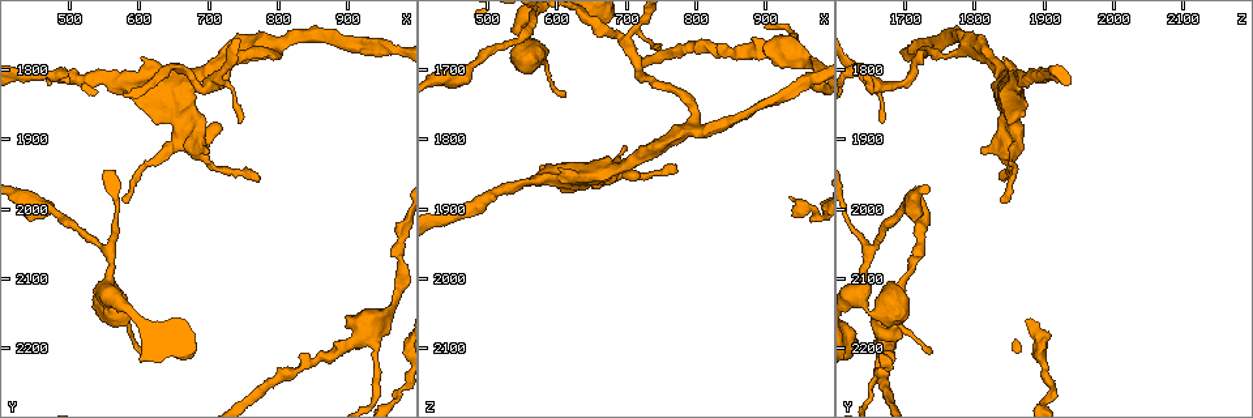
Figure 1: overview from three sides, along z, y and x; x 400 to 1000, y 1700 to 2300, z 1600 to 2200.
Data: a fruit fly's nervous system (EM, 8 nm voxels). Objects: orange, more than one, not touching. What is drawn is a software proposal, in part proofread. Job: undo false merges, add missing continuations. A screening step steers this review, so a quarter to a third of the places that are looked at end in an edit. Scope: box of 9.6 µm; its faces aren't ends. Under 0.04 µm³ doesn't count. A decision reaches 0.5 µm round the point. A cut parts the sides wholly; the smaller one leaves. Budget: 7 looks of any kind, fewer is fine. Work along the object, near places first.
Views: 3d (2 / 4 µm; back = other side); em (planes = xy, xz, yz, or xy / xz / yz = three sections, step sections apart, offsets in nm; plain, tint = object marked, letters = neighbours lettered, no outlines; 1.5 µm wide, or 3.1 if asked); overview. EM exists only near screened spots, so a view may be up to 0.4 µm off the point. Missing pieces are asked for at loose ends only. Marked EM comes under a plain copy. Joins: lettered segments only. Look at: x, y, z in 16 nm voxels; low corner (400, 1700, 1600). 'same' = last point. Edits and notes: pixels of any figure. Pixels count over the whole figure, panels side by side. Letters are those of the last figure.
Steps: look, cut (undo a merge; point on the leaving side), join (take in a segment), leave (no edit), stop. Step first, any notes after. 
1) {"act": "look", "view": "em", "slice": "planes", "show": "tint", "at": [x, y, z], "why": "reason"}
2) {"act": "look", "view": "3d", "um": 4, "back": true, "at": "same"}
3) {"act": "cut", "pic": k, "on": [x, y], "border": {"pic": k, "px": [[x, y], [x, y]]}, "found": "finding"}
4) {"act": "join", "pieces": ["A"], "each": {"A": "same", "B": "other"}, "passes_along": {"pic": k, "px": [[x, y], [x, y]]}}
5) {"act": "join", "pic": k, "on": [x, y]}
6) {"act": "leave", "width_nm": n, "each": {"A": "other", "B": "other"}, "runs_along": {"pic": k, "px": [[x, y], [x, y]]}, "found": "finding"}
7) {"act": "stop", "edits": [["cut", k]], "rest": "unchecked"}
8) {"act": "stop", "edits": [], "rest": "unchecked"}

{"act": "look", "view": "3d", "um": 4, "at": [700, 1825, 1665], "why": "branch point"}

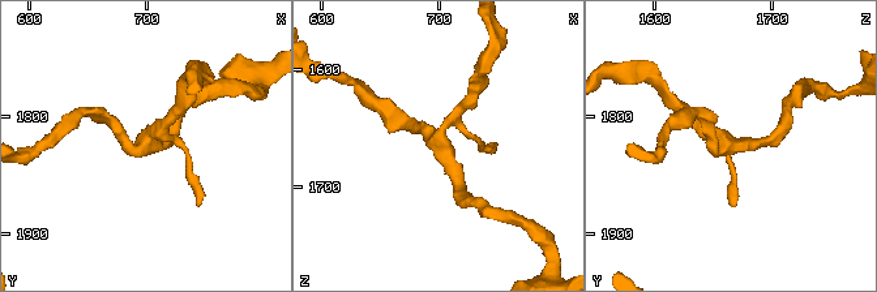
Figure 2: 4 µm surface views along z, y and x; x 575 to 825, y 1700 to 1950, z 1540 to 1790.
{"act": "look", "view": "em", "slice": "yz", "step": 8, "show": "tint", "at": [700, 1824, 1664], "why": "now the EM"}

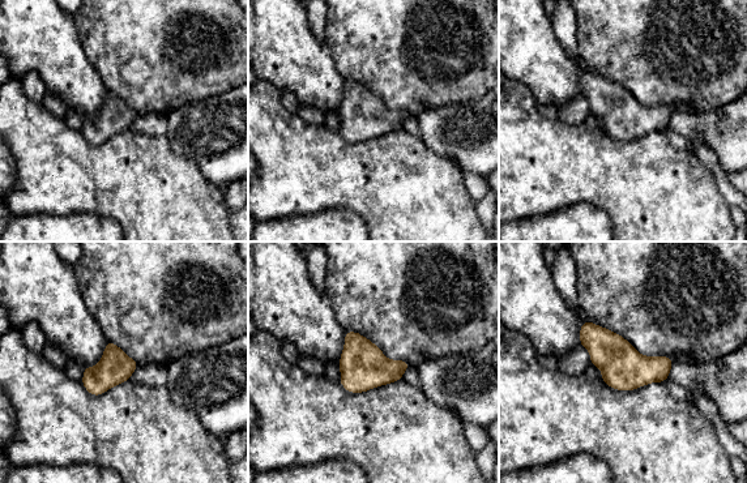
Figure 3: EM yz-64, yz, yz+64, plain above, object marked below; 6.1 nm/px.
{"act": "look", "view": "em", "slice": "planes", "show": "letters", "at": "same"}

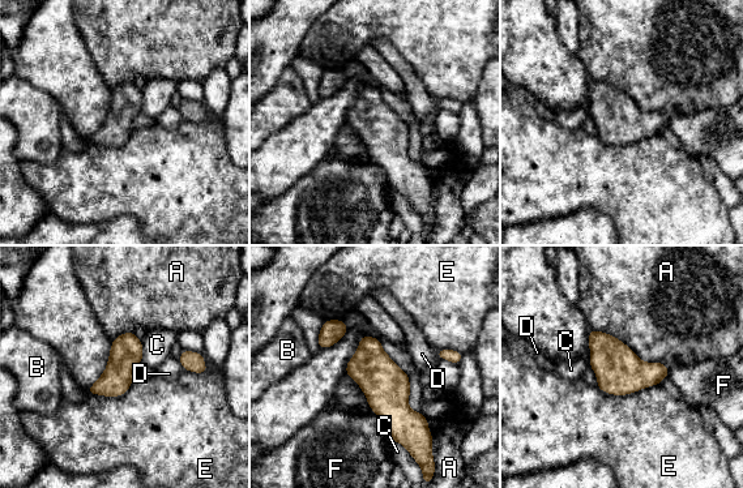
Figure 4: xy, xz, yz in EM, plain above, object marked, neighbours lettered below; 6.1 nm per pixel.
{"act": "leave", "width_nm": 190, "each": {"A": "other", "B": "other", "C": "other", "D": "other", "E": "other", "F": "other"}, "border": {"pic": 4, "px": [[590, 328], [669, 369]]}, "found": "continuous, no second neuron"}

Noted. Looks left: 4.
{"act": "look", "view": "em", "slice": "xz", "step": 8, "show": "tint", "at": [605, 1780, 1845], "why": "an open end"}

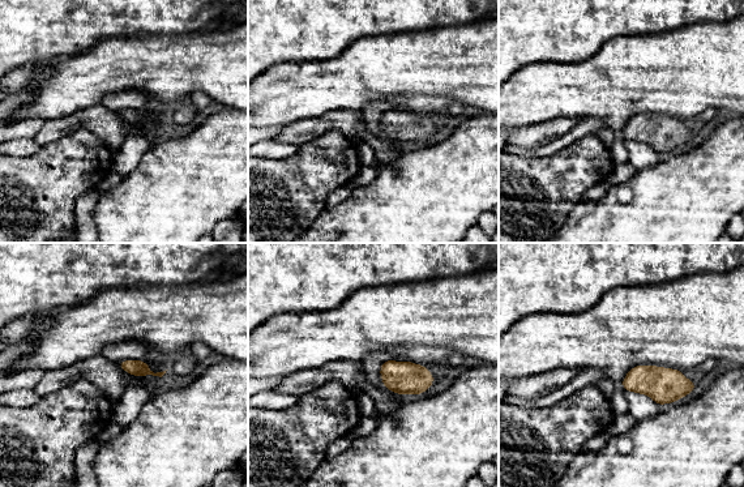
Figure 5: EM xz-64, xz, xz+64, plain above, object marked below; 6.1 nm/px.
{"act": "look", "view": "em", "slice": "xz", "step": 8, "show": "letters", "at": "same"}

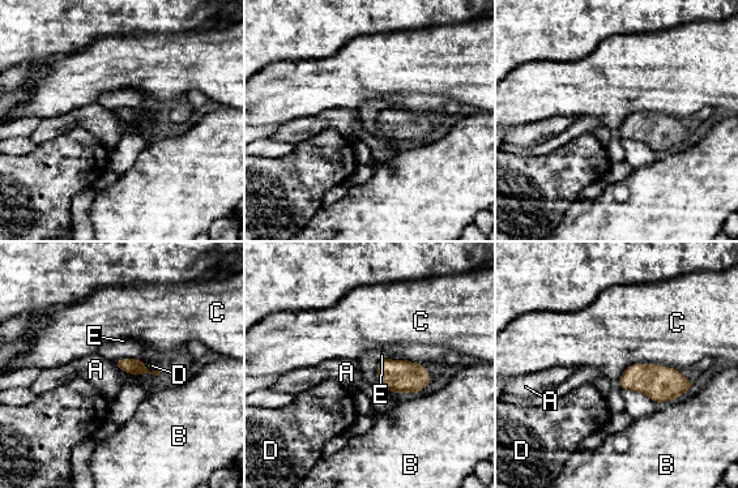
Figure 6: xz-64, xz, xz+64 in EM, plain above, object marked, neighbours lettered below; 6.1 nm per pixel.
{"act": "leave", "each": {"A": "other", "B": "other", "C": "other", "D": "other", "E": "other"}, "border": {"pic": 6, "px": [[140, 360], [150, 371], [162, 368]]}, "found": "no lettered segment goes on from it"}

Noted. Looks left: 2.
{"act": "look", "view": "em", "slice": "planes", "show": "letters", "at": [965, 2145, 1690], "why": "sudden change in width"}

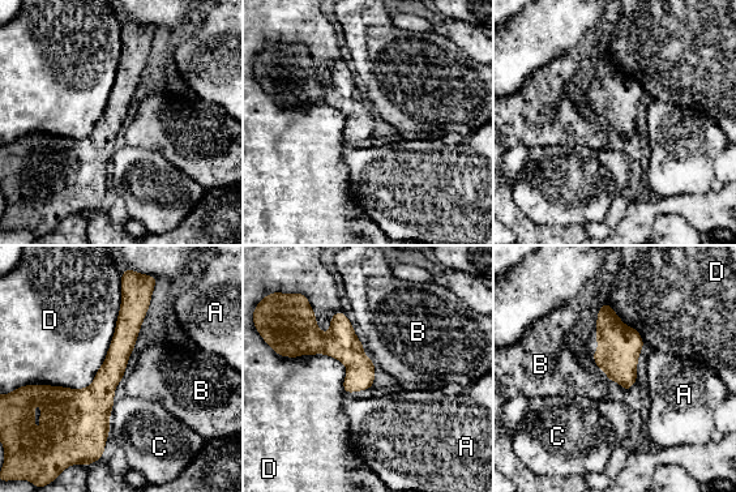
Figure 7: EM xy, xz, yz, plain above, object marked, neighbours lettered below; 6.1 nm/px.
{"act": "leave", "each": {"A": "other", "B": "other", "C": "other", "D": "other"}, "border": {"pic": 7, "px": [[606, 376], [610, 380]]}, "found": "one neuron here"}

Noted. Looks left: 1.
{"act": "stop", "edits": [], "rest": "unchecked"}

